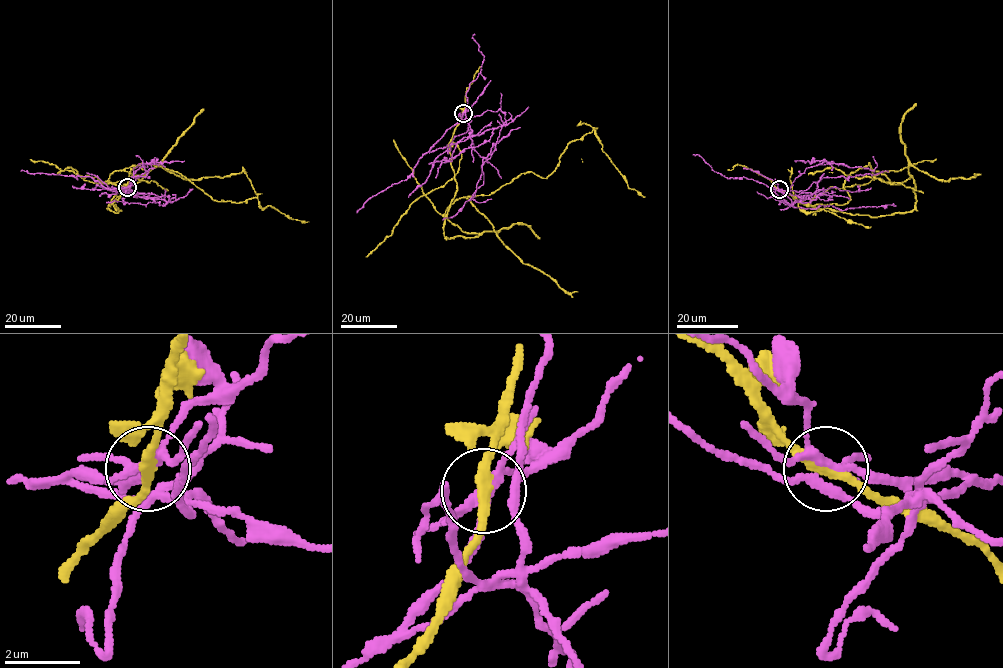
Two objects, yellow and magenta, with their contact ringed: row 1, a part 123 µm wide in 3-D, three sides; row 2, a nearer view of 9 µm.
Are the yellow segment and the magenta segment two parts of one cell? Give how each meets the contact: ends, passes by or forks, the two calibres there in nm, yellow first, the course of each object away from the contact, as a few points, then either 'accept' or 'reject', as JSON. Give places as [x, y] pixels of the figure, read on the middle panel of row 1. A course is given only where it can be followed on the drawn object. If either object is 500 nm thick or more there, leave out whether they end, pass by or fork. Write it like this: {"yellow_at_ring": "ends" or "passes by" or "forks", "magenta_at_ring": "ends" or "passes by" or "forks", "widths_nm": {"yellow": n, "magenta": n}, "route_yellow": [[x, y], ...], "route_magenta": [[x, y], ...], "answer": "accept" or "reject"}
{"yellow_at_ring": "passes by", "magenta_at_ring": "forks", "widths_nm": {"yellow": 280, "magenta": 240}, "route_yellow": [[462, 113], [446, 237], [479, 235], [444, 215], [450, 205], [523, 173], [546, 178], [593, 130], [645, 197]], "route_magenta": [[462, 113], [471, 135], [502, 126], [475, 192], [442, 219]], "answer": "reject"}

